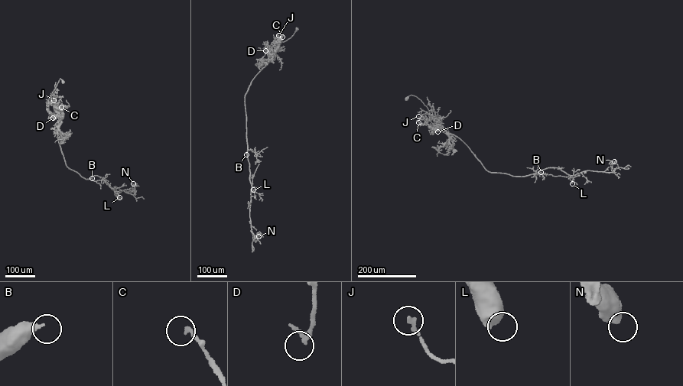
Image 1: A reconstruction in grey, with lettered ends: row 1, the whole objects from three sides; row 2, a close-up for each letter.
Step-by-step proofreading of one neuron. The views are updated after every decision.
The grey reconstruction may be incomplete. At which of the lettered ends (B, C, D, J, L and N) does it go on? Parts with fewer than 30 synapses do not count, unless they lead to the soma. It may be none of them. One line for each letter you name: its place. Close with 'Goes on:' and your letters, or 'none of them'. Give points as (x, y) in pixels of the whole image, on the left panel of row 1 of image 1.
L: Place: (119, 197)
Goes on: L

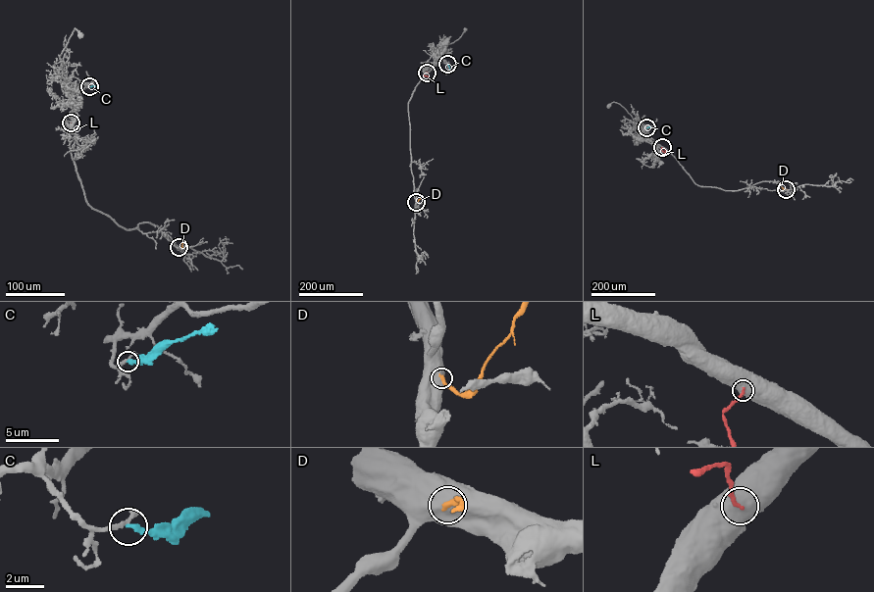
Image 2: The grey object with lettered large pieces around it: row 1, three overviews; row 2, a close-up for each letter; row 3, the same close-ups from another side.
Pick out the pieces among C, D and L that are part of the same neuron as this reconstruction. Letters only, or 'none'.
none

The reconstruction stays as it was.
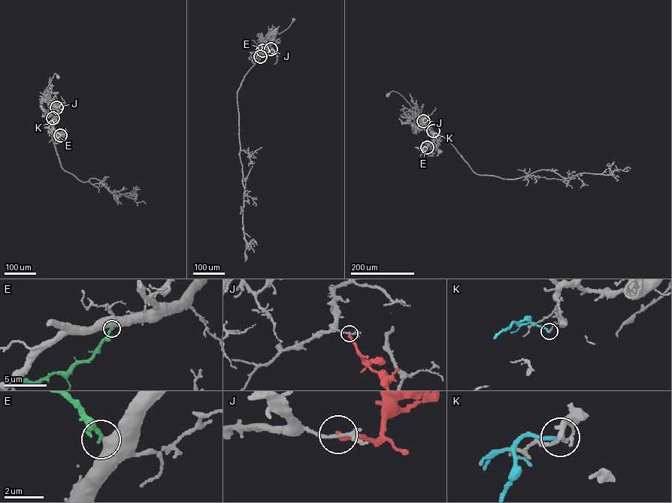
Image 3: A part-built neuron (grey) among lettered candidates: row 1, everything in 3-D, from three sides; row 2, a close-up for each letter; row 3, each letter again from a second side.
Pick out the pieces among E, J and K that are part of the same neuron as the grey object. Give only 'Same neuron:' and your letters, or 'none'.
Same neuron: E

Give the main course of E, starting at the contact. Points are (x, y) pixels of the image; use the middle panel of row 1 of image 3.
E: (262, 50), (260, 44), (261, 41)

